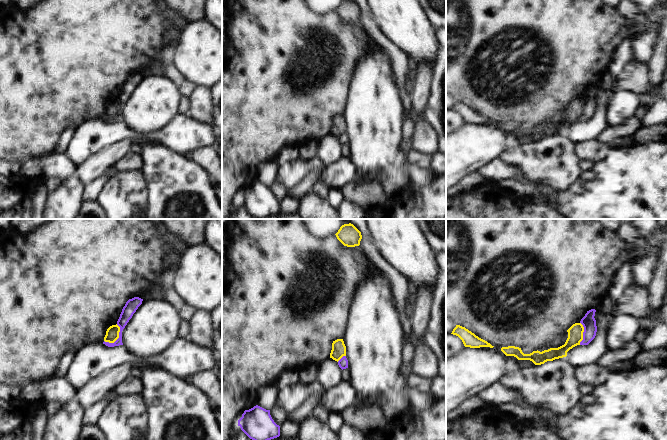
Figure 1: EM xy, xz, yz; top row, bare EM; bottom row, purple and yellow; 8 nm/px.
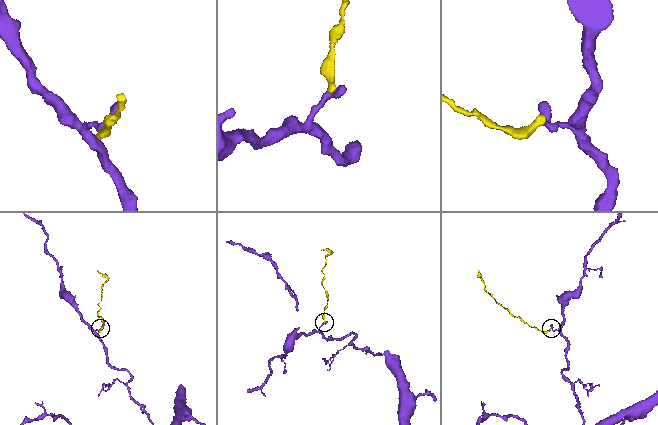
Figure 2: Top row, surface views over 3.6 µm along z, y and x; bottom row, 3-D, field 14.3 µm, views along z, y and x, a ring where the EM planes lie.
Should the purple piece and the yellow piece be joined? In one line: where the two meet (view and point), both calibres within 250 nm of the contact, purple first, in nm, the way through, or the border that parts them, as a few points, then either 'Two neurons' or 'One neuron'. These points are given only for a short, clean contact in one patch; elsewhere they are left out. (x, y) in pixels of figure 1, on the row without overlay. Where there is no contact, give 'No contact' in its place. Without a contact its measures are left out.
Touches purple at xy (119, 113). Thickness 100 nm (purple) against 110 nm. Boundary: xy (117, 100), (119, 112), (113, 118), (105, 118). Two neurons.

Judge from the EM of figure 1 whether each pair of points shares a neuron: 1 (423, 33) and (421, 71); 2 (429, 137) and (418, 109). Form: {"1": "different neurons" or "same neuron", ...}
{"1": "different neurons", "2": "same neuron"}

